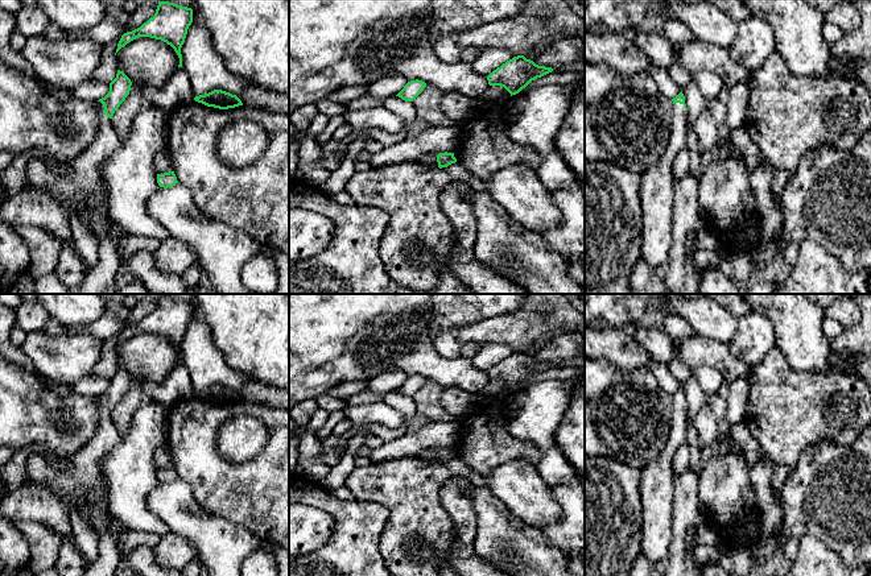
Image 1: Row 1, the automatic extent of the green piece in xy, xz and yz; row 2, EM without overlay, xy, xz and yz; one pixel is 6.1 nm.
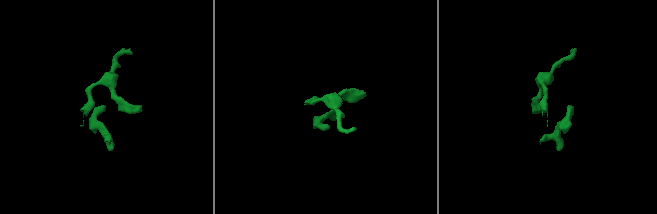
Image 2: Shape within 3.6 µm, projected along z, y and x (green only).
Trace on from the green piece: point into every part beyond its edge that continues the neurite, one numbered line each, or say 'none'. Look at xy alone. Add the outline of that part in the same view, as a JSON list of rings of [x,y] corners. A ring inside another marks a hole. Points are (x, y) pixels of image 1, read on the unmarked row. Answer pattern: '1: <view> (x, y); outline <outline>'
1: xy (83, 472); outline [[[100,399],[96,432],[90,443],[71,455],[65,469],[50,467],[40,455],[32,455],[25,467],[25,484],[37,484],[46,488],[70,510],[79,506],[92,525],[90,507],[94,498],[110,496],[110,488],[100,468],[100,460],[120,442],[112,414],[103,409]]]

